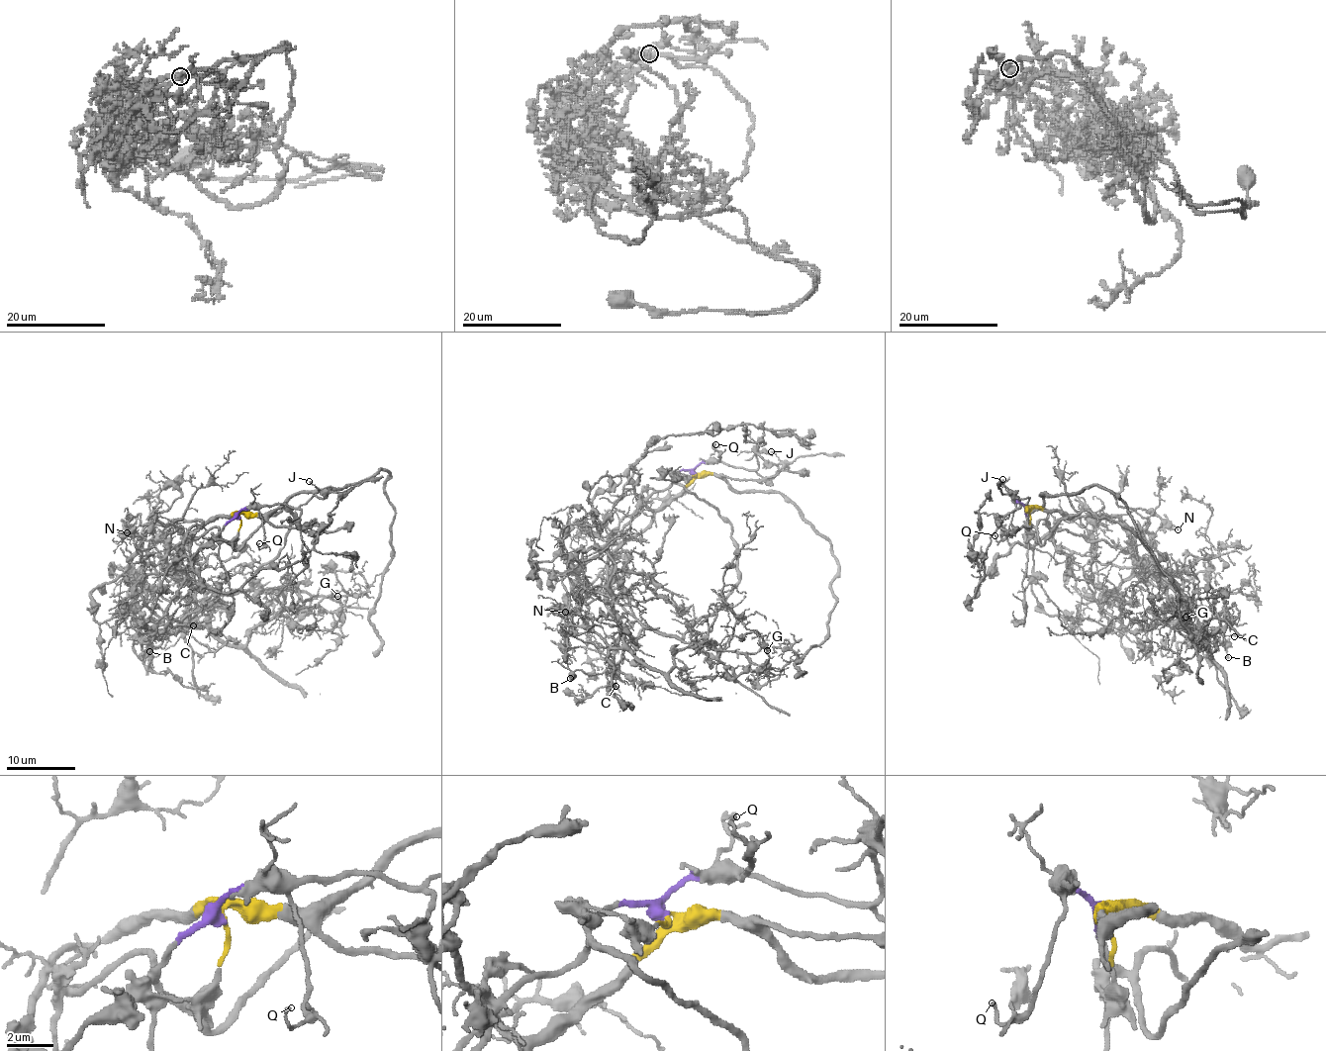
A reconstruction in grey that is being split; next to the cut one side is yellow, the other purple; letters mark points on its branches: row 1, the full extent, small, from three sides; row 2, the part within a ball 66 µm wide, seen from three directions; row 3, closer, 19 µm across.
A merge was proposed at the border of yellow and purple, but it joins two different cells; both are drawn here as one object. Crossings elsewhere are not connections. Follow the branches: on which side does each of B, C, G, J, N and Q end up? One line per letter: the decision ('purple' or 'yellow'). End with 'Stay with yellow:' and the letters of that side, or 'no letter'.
B: purple
C: purple
G: yellow
J: purple
N: yellow
Q: purple
Stay with yellow: G, N

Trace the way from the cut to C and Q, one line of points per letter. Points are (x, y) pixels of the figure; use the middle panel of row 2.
C: (695, 473), (672, 477), (730, 525), (737, 581), (718, 609), (681, 638), (644, 627), (607, 671), (615, 687)
Q: (695, 473), (701, 462), (718, 460), (716, 444)

